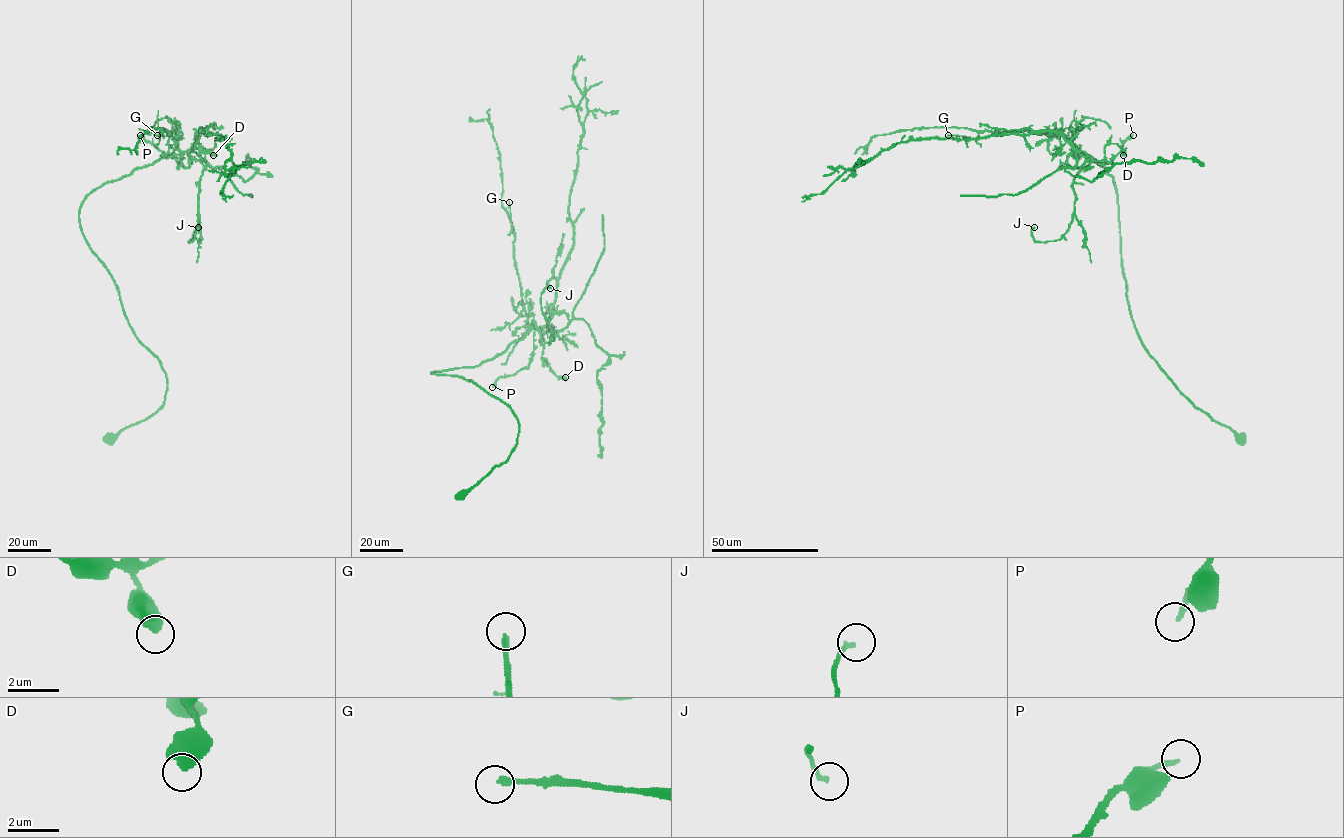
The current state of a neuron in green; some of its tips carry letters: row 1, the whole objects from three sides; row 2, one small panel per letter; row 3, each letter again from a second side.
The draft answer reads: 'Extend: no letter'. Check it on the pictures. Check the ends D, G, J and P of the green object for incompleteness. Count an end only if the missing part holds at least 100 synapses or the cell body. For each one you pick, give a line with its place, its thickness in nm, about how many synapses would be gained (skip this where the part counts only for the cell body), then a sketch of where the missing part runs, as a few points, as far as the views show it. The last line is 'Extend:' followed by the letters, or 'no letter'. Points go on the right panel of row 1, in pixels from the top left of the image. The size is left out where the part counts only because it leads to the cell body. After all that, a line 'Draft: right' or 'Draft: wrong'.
Extend: no letter
Draft: right

